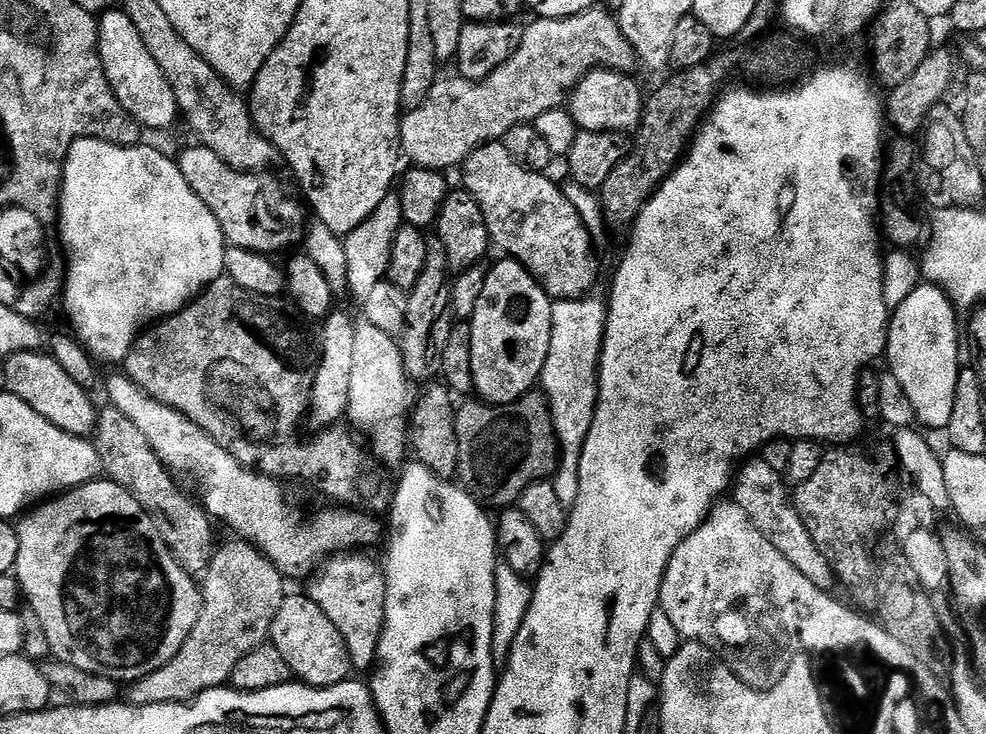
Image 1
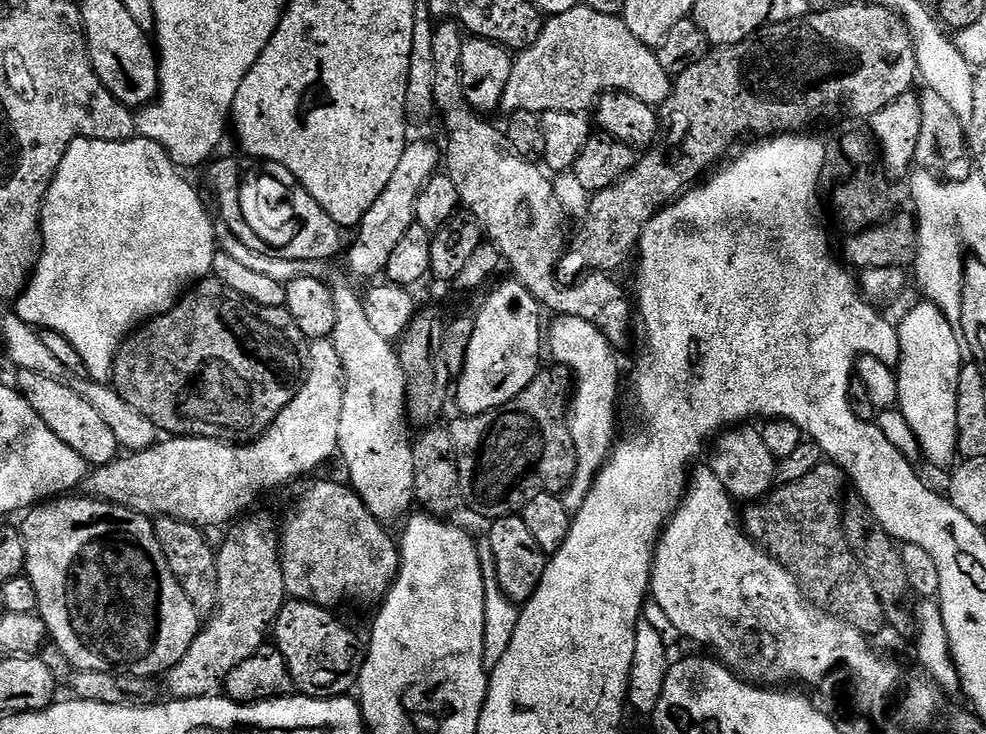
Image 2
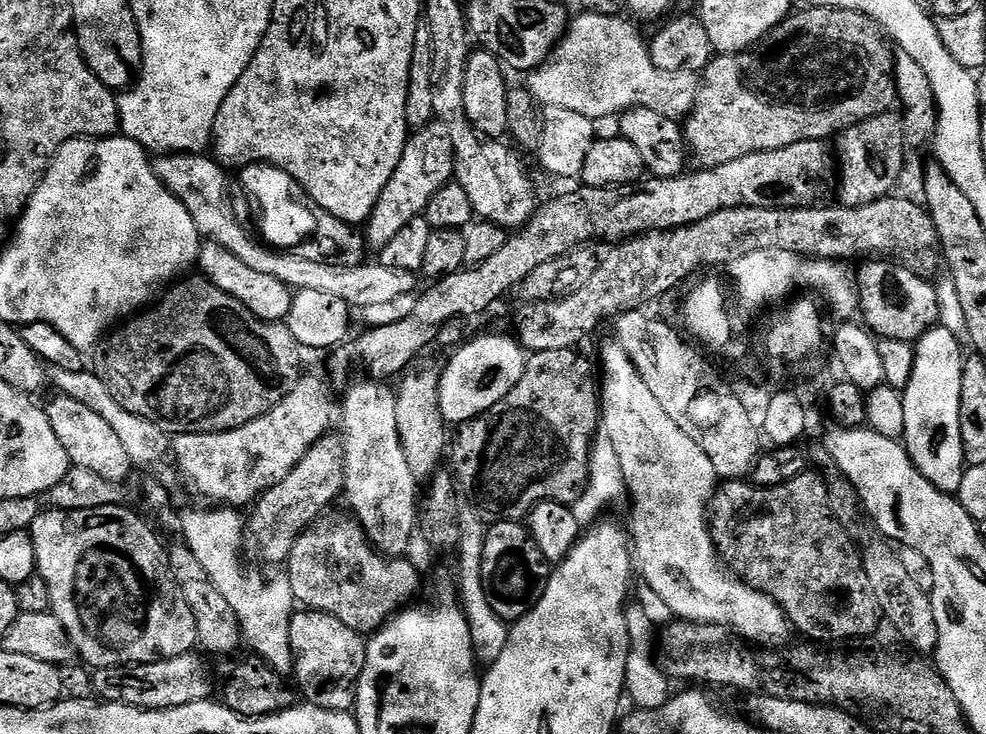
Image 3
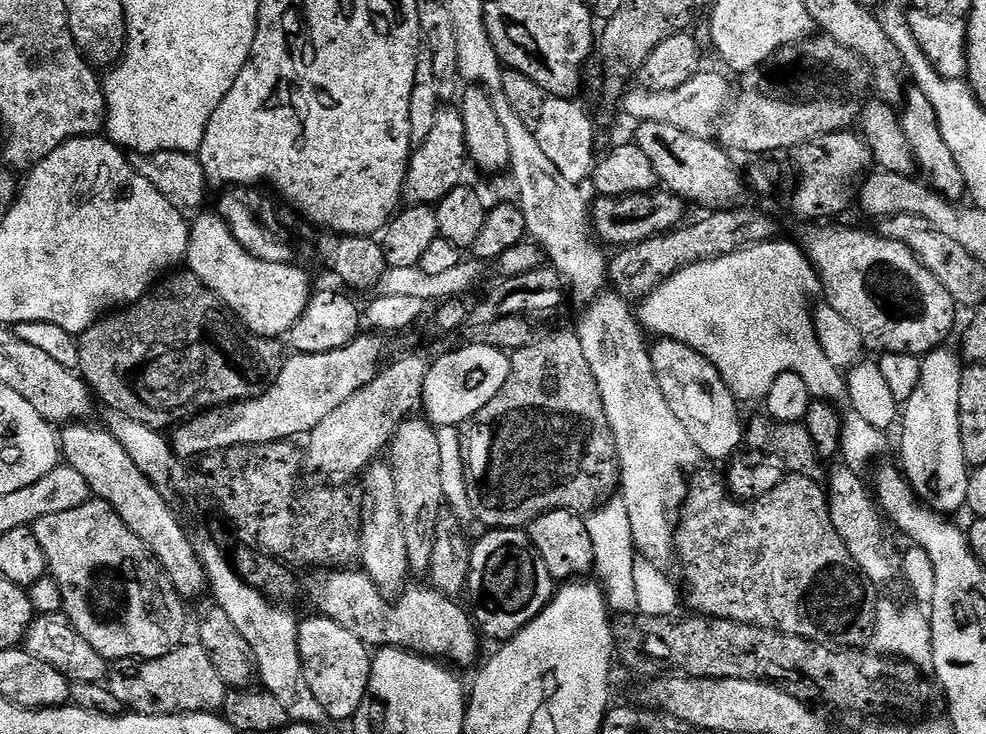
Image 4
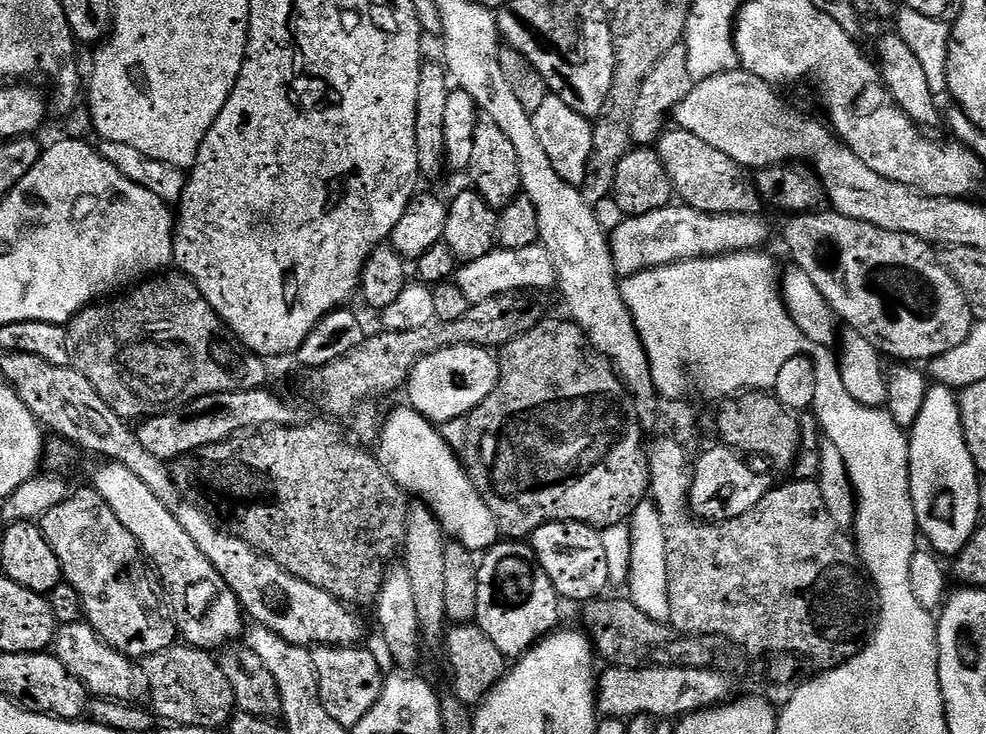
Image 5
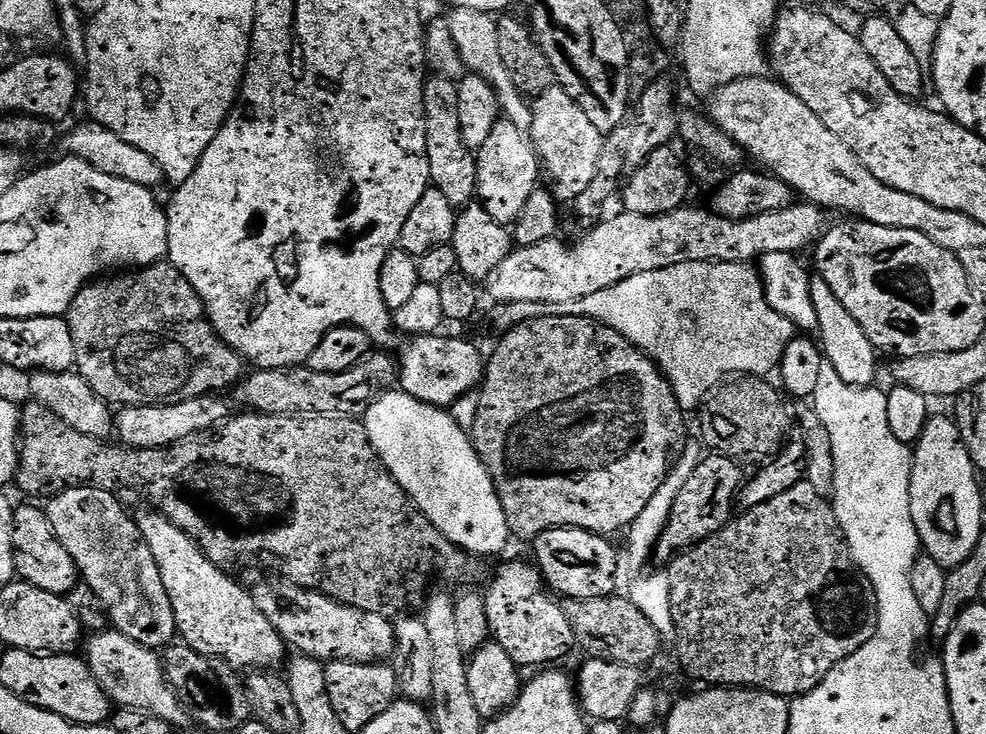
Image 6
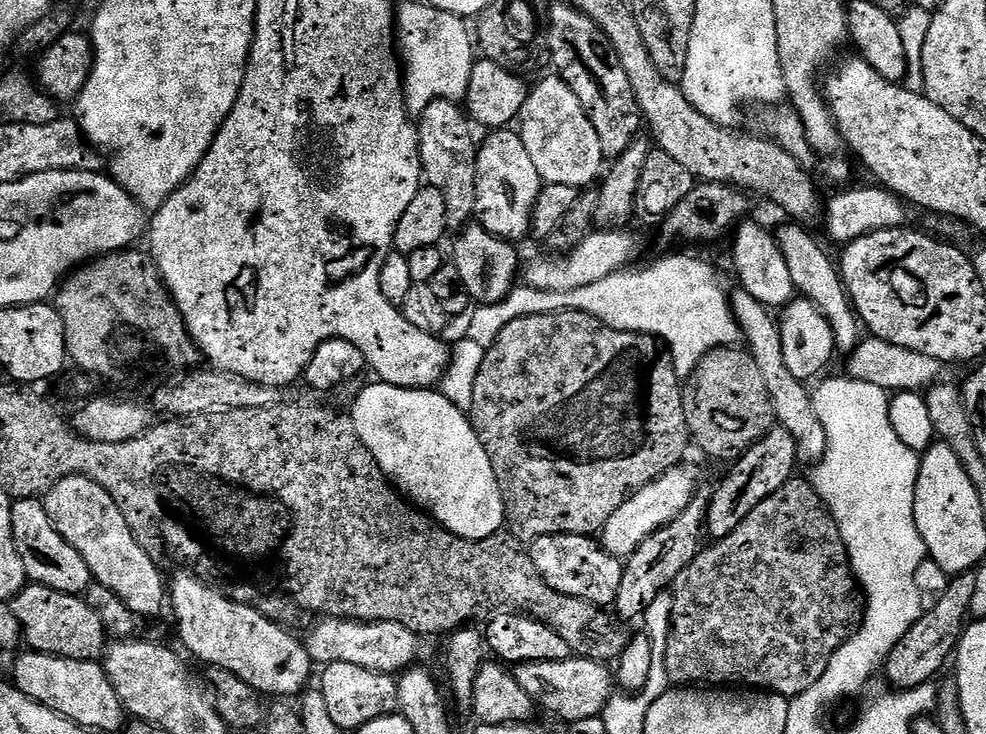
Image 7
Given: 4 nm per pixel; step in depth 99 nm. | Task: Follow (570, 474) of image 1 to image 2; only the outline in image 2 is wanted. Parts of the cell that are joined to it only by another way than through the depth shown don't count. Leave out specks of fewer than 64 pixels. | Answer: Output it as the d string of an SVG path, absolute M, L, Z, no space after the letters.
M556 316L553 321L552 356L556 359L553 361L559 367L567 368L574 381L570 427L572 449L576 451L576 469L570 486L562 493L562 499L566 510L575 514L582 510L582 504L586 502L596 476L607 464L617 439L616 399L620 396L620 368L616 365L617 353L612 343L593 324L577 316Z

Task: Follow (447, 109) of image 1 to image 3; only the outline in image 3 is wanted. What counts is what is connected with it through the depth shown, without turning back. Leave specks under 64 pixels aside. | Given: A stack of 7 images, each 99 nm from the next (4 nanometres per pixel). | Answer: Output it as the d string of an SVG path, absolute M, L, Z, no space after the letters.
M581 11L579 15L577 20L575 17L569 23L568 31L553 48L547 62L527 77L528 93L540 105L544 108L562 106L562 110L574 110L574 114L582 114L593 122L601 122L607 116L619 117L632 108L655 110L657 114L677 122L691 116L701 85L697 73L658 70L658 66L654 66L650 58L649 41L643 40L639 30L631 24L633 21L624 20L623 15L603 16L586 11Z

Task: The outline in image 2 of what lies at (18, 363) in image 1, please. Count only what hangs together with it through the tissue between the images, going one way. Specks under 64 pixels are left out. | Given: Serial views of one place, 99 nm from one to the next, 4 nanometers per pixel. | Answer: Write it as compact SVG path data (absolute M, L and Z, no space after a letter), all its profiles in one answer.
M19 370L15 375L14 384L20 395L26 398L26 402L30 402L42 422L46 422L46 426L50 426L50 430L54 430L54 434L58 434L58 438L62 438L62 442L70 446L70 450L84 459L85 465L111 464L117 459L121 447L114 438L114 430L106 426L106 421L98 415L98 410L94 410L94 406L90 406L90 402L86 402L82 394L72 389L71 383L46 378L46 374L36 374L34 370Z

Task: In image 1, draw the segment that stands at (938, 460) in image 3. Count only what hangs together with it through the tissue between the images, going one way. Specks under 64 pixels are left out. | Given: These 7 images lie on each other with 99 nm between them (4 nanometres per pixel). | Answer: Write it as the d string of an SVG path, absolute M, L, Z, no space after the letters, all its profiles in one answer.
M921 283L919 288L902 302L902 306L894 309L888 325L888 346L886 349L886 361L890 367L890 374L898 378L906 398L910 398L910 406L914 406L914 414L917 421L928 428L947 429L950 422L950 413L954 411L954 390L958 386L958 374L962 367L960 361L960 340L962 344L962 332L956 329L958 313L952 305L952 299L948 293L937 288L934 284Z

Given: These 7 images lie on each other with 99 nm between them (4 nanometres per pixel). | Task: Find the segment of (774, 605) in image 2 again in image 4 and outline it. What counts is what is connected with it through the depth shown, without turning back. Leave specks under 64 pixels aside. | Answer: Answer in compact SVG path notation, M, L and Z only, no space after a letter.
M604 292L580 316L580 325L574 328L586 353L586 362L594 370L598 390L602 394L602 406L610 422L612 439L616 446L616 459L622 479L622 503L630 514L630 530L634 534L636 551L643 559L663 562L673 559L674 537L678 523L678 513L688 495L689 473L701 467L702 457L694 438L686 434L686 426L678 422L678 414L670 406L660 386L652 365L652 353L646 333L634 311L633 305L619 292Z

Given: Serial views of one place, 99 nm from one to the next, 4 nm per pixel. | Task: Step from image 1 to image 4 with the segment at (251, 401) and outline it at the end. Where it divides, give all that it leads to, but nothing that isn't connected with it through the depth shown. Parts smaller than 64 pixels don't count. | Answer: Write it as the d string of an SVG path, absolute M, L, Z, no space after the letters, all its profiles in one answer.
M187 270L180 271L177 271L175 274L165 275L153 287L152 291L146 293L138 302L99 317L96 323L92 324L84 332L81 332L78 337L80 346L78 350L78 358L80 359L78 371L83 376L88 387L92 389L95 399L99 403L101 400L105 404L103 406L105 409L126 414L130 418L134 418L138 422L142 422L146 426L157 430L171 429L173 426L179 425L181 422L197 415L198 410L219 408L221 404L235 404L242 400L250 400L254 396L261 396L278 378L280 371L284 369L284 361L286 359L286 352L280 349L281 341L279 339L270 336L259 336L249 332L236 319L236 315L194 273Z

